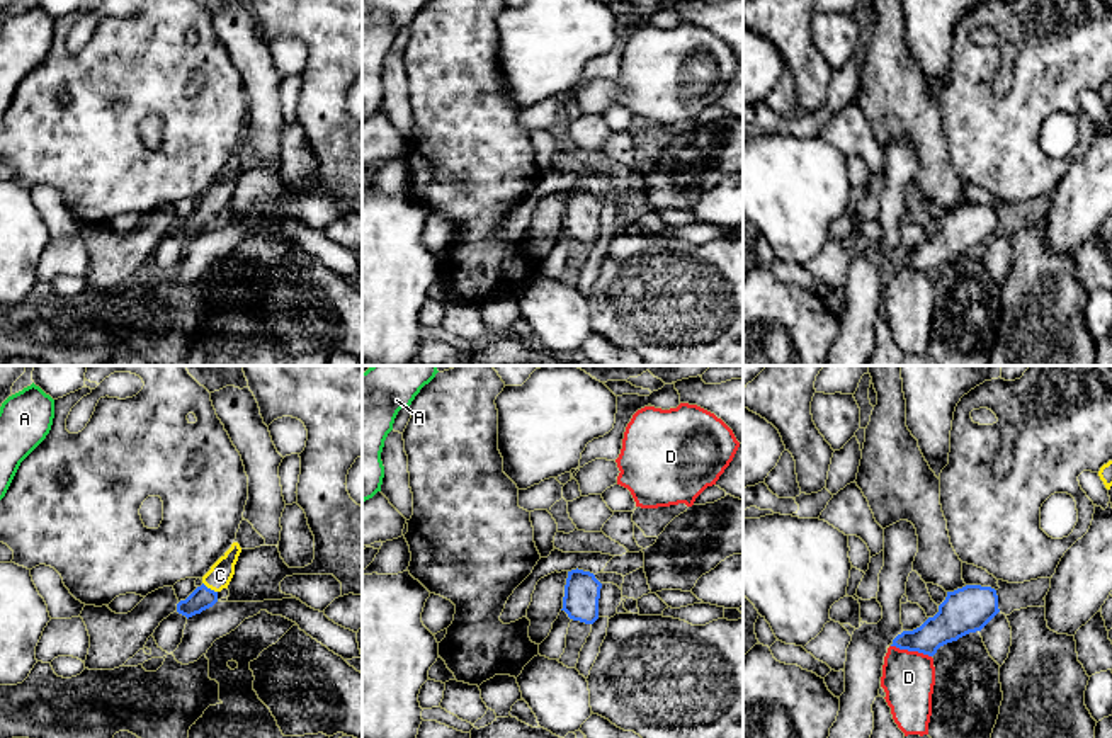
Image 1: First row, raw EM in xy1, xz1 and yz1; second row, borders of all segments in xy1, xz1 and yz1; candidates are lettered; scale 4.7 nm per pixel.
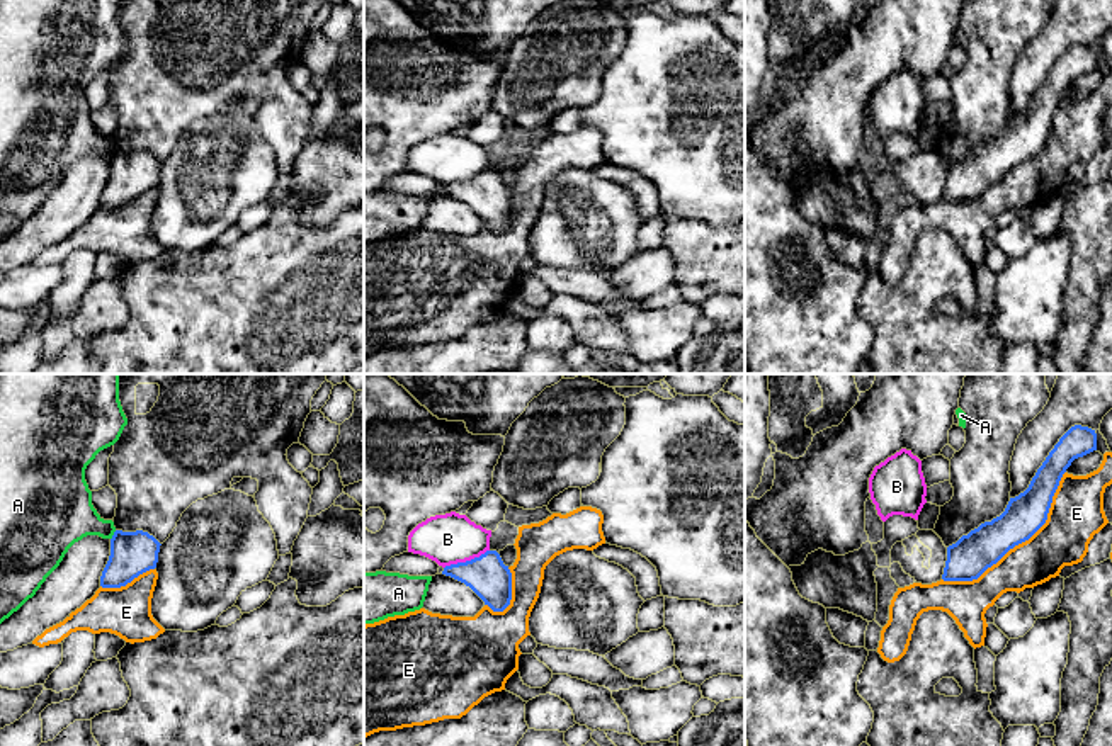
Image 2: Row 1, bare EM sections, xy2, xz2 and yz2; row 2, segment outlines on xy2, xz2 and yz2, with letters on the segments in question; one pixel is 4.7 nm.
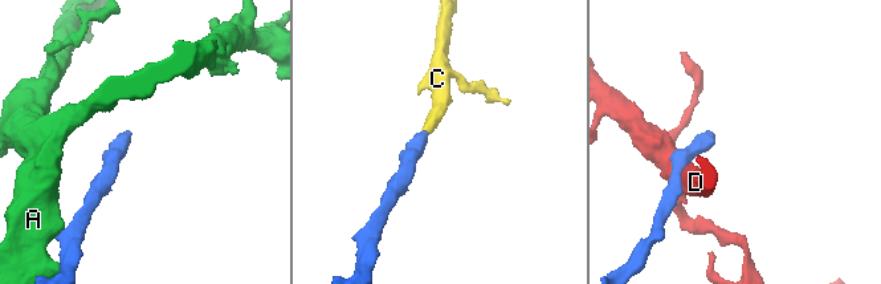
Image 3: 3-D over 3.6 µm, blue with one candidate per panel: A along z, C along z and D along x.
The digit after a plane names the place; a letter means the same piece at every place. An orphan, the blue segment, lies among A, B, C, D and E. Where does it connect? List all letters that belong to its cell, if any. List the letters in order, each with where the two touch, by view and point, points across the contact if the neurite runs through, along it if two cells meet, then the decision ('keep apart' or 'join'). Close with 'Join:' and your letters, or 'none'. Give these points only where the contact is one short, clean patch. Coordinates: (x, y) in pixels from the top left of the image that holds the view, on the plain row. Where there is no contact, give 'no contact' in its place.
A: xy2 (113, 155) | along xy2 (116, 150), (111, 158) | keep apart
B: xz2 (466, 180) | keep apart
C: xy1 (209, 208) | across xy1 (203, 216), (209, 208), (220, 194) | join
D: yz1 (912, 269) | keep apart
E: yz2 (1019, 162) | keep apart
Join: C

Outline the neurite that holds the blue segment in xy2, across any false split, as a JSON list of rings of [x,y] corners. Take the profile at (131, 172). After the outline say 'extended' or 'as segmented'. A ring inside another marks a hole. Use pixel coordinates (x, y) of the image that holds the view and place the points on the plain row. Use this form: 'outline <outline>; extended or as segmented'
outline [[[116,150],[111,158],[111,175],[100,195],[100,206],[121,207],[139,194],[155,189],[160,165],[148,151]]]; as segmented

